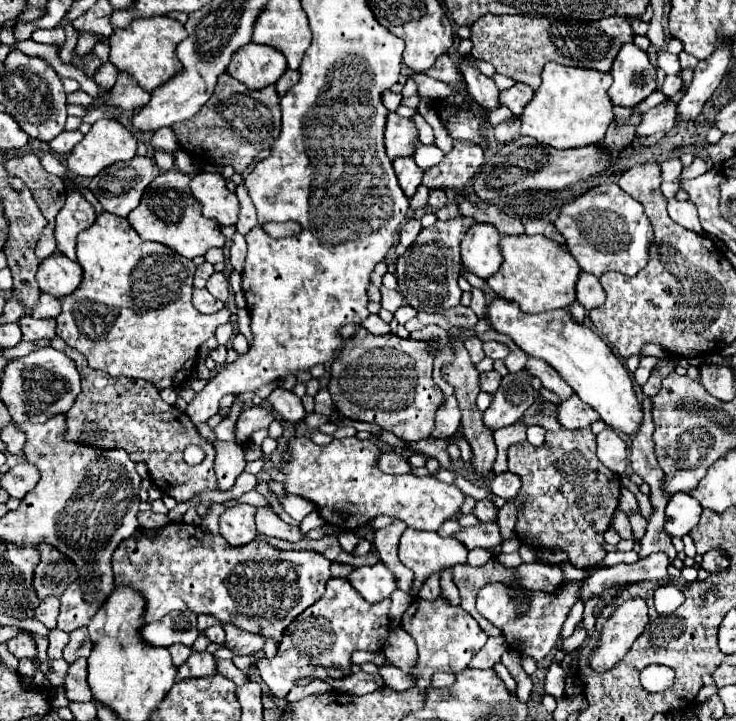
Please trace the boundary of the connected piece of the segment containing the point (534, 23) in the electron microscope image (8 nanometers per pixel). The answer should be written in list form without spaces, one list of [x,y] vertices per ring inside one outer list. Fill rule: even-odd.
[[[485,14],[471,28],[471,56],[475,60],[491,62],[497,74],[515,78],[517,82],[537,90],[541,86],[541,72],[547,62],[609,72],[619,48],[625,42],[633,42],[633,36],[635,34],[629,20],[623,16],[601,18],[597,22],[577,22],[563,18]]]

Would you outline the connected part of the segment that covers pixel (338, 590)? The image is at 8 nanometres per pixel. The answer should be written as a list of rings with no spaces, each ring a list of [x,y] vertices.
[[[331,578],[321,600],[303,610],[295,618],[295,622],[289,624],[289,630],[285,630],[285,638],[277,650],[277,656],[271,660],[263,658],[257,662],[257,670],[263,682],[277,698],[283,698],[285,692],[297,684],[299,678],[311,676],[317,664],[323,664],[325,668],[341,666],[349,672],[351,654],[355,650],[379,652],[383,648],[391,626],[389,604],[391,600],[369,604],[353,590],[353,586],[349,586],[345,578]]]

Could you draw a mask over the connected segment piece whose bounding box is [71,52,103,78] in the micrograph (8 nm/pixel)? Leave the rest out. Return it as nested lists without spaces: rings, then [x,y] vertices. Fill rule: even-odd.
[[[89,52],[89,54],[85,54],[83,58],[79,58],[77,54],[73,54],[73,60],[71,60],[71,66],[75,66],[75,68],[79,68],[79,70],[83,70],[87,76],[95,76],[95,72],[99,70],[99,66],[101,66],[103,62],[97,58],[97,56],[93,56],[93,52]]]

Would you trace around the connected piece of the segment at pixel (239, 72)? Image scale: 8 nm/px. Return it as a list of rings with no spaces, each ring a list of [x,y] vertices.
[[[249,42],[233,54],[227,72],[247,88],[265,88],[275,84],[285,70],[287,62],[279,50]]]

